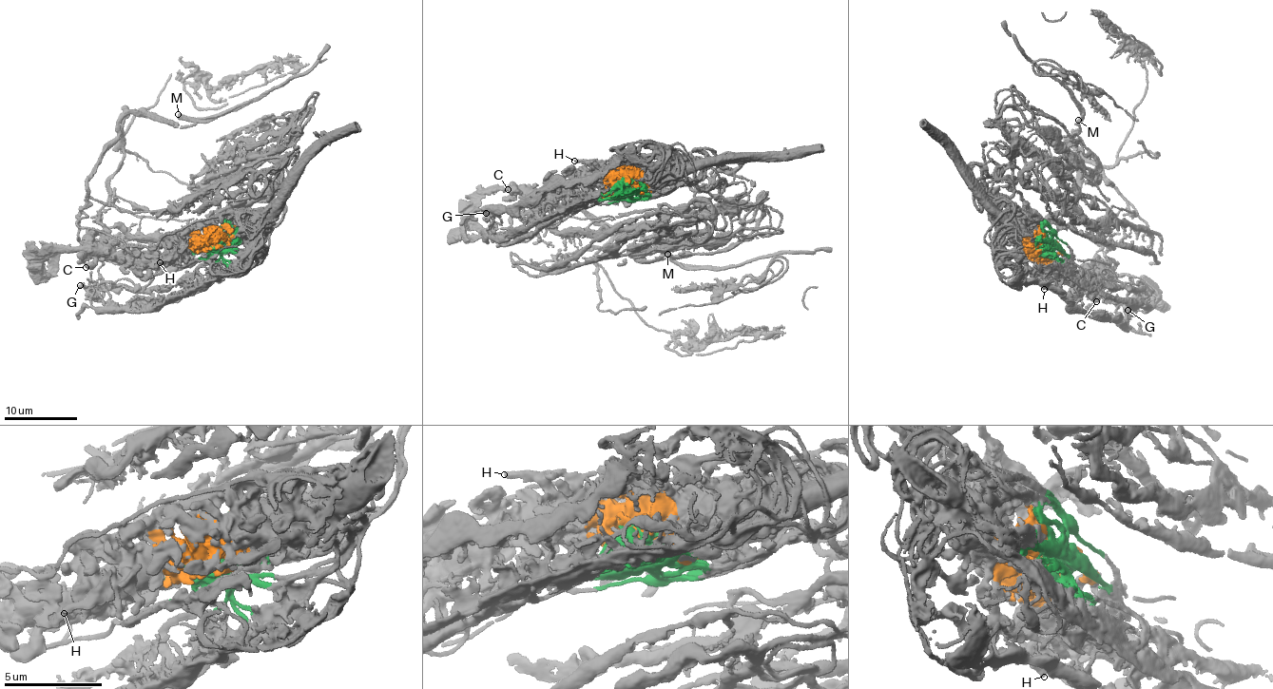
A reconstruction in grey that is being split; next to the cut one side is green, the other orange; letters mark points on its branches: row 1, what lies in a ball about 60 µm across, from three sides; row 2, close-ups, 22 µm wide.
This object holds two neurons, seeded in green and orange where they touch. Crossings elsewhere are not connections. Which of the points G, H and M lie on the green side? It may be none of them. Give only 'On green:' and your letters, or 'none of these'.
On green: G, M

